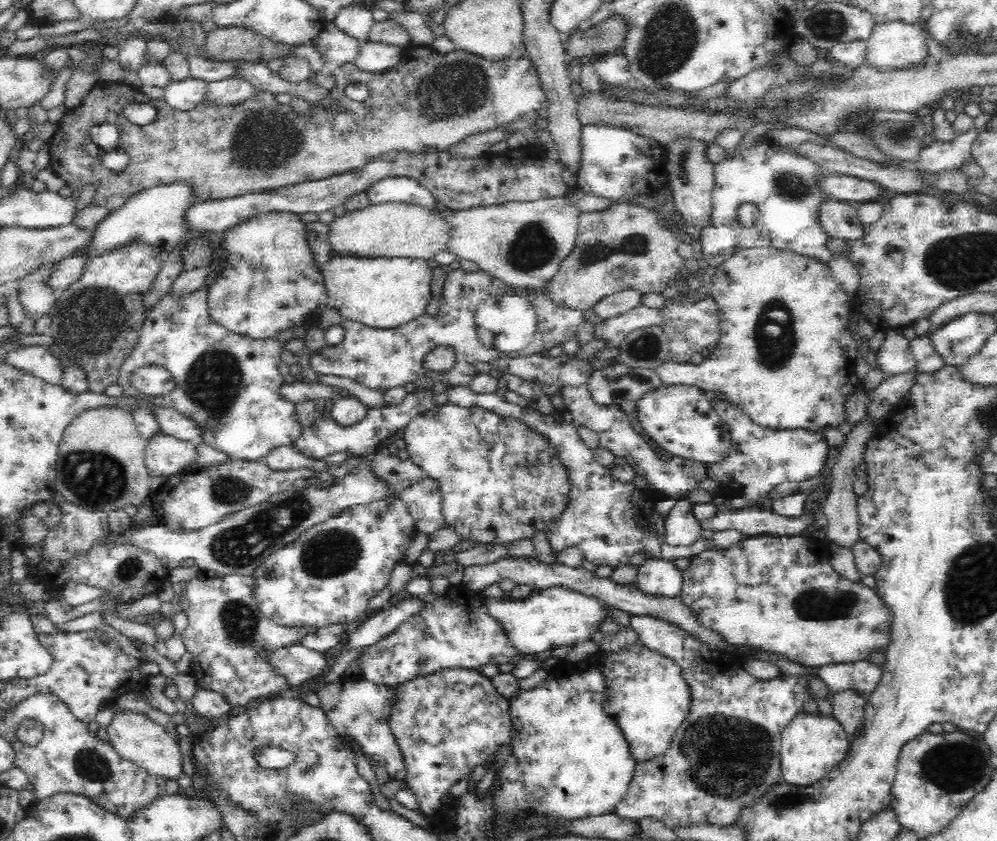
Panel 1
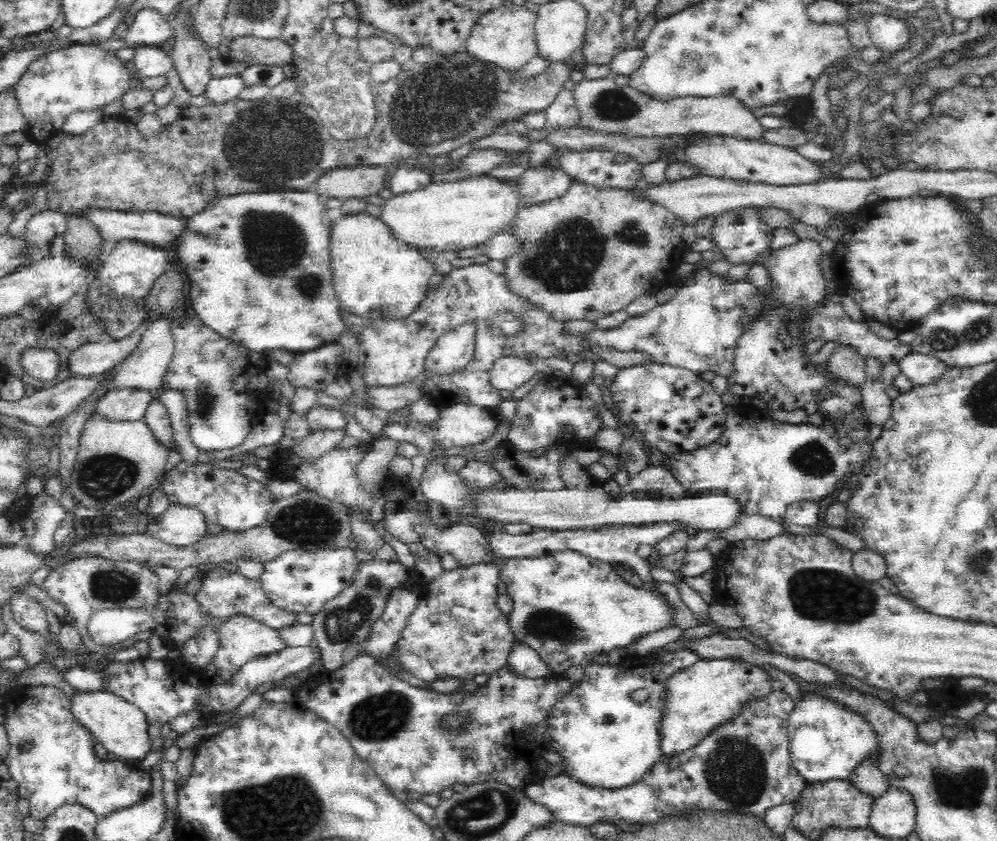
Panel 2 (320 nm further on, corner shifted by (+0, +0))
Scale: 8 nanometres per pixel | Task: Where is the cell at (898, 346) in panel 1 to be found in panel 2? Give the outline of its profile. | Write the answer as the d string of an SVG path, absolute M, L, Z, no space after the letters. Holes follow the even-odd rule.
M918 351L910 352L910 354L901 358L897 365L900 372L913 386L920 386L935 381L948 368L935 356L925 355Z

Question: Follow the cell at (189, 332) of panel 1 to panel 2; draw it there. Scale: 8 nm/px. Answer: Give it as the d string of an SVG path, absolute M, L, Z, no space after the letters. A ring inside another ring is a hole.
M190 310L172 318L171 334L175 347L172 360L162 375L161 386L164 390L182 393L188 412L188 432L194 446L208 453L240 446L249 432L269 414L267 405L273 398L269 389L250 390L253 365L248 358L252 360L254 351L248 356L248 349L212 331Z

